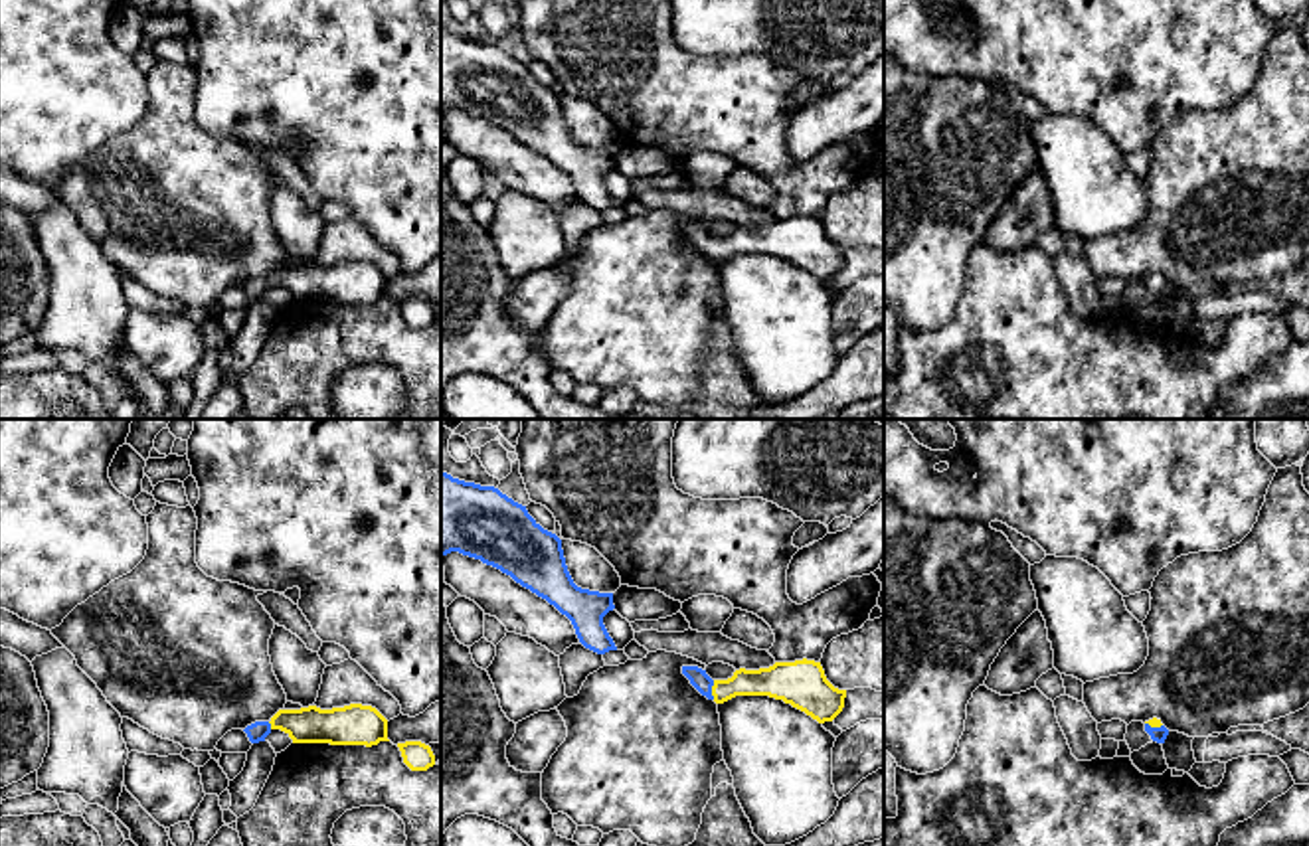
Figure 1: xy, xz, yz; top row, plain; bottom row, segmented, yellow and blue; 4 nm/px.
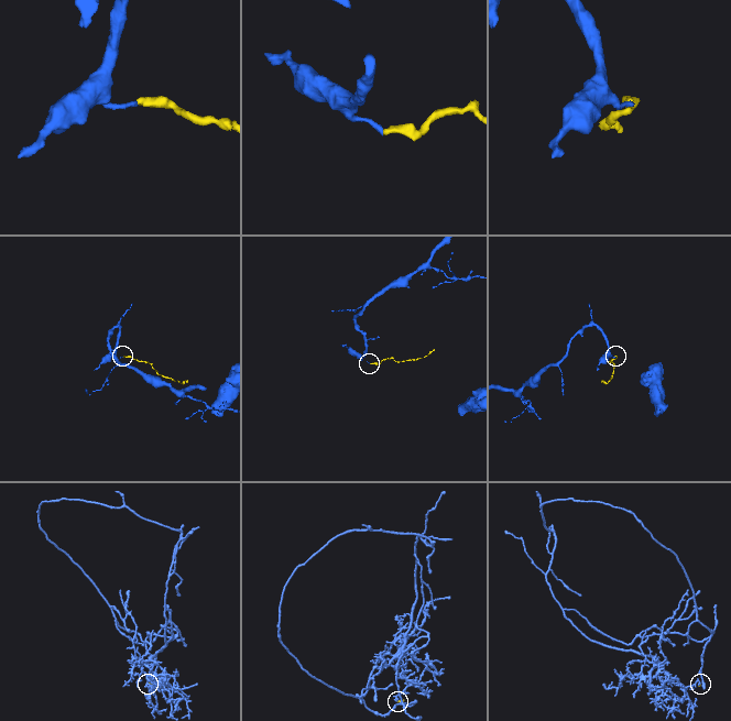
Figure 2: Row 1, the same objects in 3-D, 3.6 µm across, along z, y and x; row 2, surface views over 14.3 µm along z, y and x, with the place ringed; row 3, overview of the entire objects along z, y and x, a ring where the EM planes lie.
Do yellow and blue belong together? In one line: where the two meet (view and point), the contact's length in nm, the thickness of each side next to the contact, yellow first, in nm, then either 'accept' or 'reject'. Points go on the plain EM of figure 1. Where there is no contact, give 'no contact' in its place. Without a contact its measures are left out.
xz (712, 248) | 80 nm | 120/80 nm | accept

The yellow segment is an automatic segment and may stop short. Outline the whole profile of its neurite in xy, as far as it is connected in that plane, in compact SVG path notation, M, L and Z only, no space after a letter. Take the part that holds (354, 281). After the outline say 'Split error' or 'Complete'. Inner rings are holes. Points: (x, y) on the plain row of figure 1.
M350 261L320 267L279 267L269 279L255 279L243 289L251 300L265 298L273 289L285 289L293 300L378 302L388 296L388 277L372 263Z. Split error

